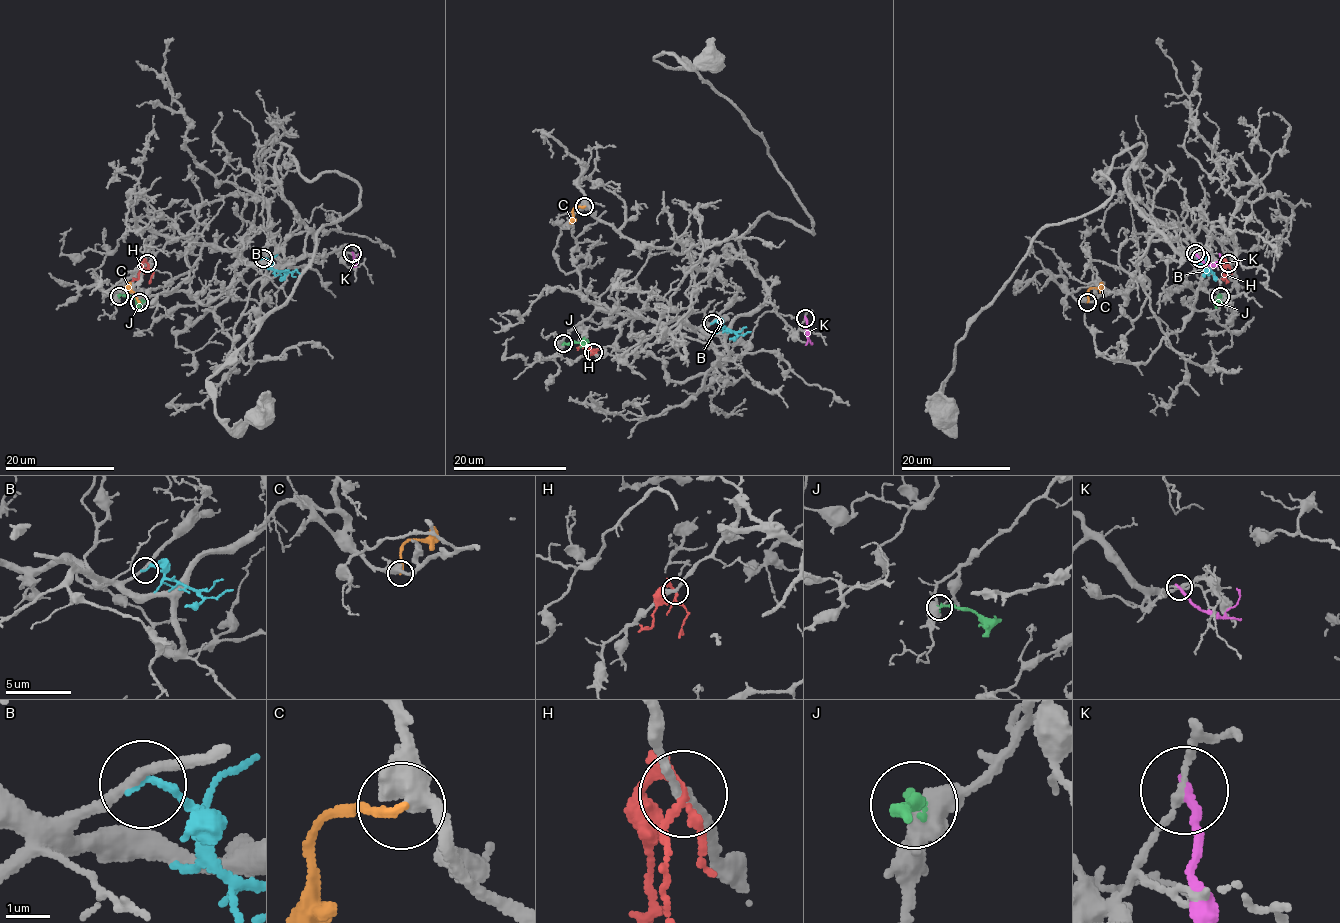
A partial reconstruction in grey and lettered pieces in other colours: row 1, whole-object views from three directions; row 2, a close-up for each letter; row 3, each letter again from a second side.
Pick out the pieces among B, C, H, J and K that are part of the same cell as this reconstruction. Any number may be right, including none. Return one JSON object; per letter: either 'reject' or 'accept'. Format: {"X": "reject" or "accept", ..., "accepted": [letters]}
{"B": "reject", "C": "reject", "H": "reject", "J": "accept", "K": "reject", "accepted": ["J"]}

